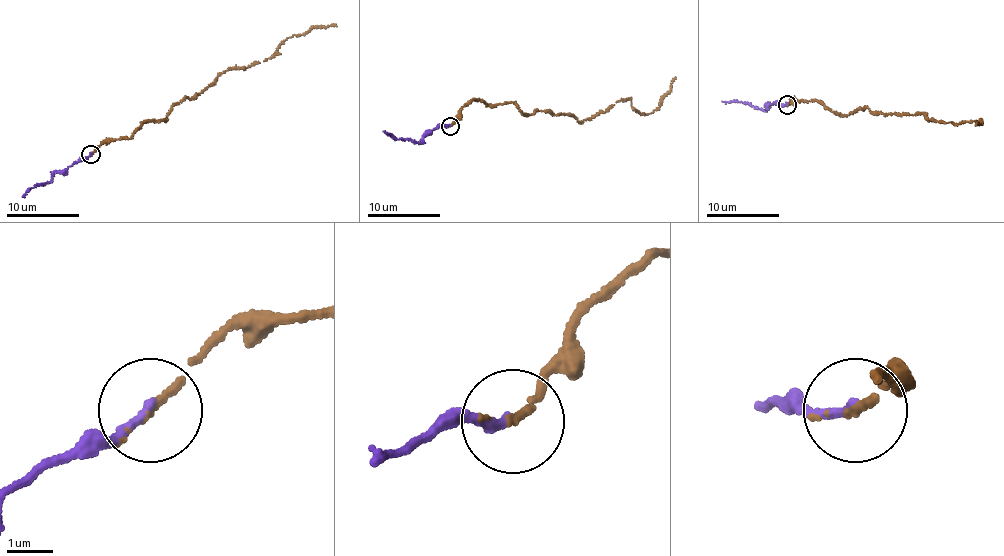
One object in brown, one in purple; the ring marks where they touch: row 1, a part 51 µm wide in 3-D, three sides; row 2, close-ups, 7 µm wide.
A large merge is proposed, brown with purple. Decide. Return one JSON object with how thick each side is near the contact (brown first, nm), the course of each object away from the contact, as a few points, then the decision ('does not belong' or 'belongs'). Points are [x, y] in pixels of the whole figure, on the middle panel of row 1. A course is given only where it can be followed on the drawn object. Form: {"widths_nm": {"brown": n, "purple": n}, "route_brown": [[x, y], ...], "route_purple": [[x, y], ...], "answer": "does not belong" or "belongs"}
{"widths_nm": {"brown": 120, "purple": 190}, "route_brown": [[450, 125], [474, 98], [579, 122], [626, 99], [646, 115], [675, 77]], "route_purple": [[450, 125], [427, 132], [422, 143], [414, 143], [406, 138], [395, 140], [383, 131]], "answer": "belongs"}

